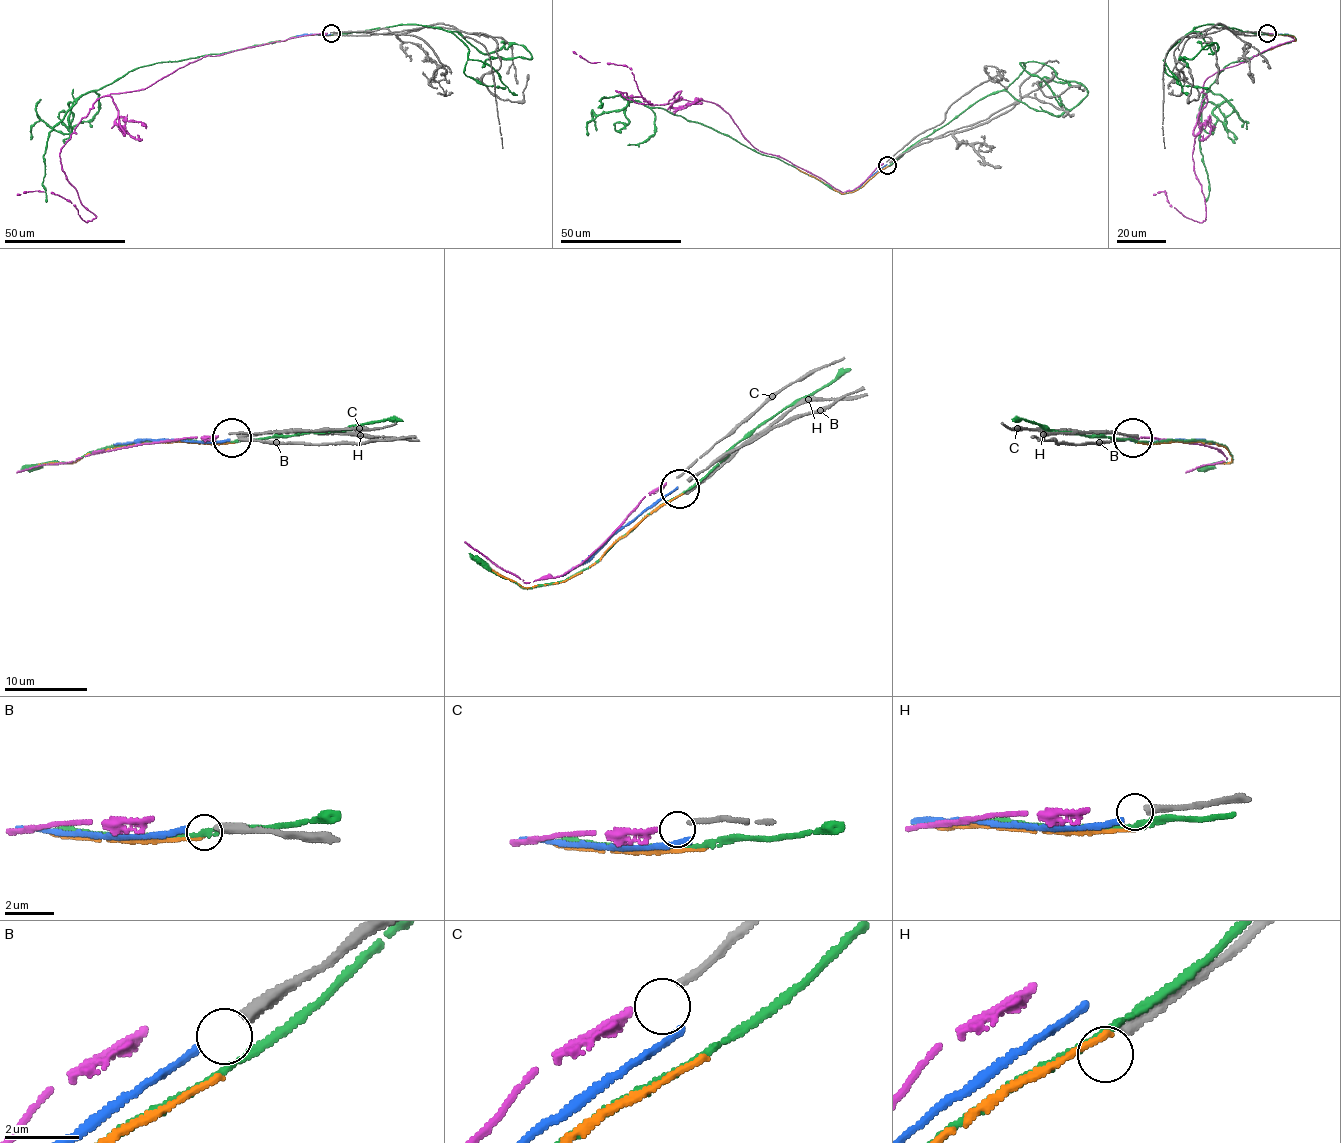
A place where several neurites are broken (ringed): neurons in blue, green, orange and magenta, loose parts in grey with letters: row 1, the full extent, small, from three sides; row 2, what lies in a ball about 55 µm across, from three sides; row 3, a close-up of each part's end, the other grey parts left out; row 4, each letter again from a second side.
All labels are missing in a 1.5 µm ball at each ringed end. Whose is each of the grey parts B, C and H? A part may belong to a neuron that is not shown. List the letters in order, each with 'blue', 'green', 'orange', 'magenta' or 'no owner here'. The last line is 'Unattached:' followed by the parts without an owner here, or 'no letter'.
B: blue
C: magenta
H: no owner here
Unattached: H

